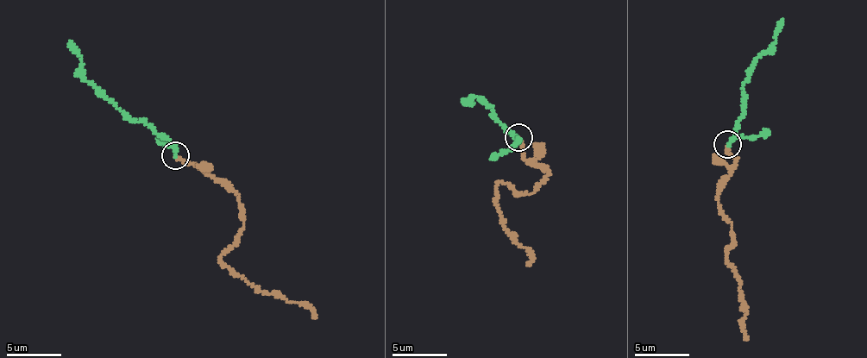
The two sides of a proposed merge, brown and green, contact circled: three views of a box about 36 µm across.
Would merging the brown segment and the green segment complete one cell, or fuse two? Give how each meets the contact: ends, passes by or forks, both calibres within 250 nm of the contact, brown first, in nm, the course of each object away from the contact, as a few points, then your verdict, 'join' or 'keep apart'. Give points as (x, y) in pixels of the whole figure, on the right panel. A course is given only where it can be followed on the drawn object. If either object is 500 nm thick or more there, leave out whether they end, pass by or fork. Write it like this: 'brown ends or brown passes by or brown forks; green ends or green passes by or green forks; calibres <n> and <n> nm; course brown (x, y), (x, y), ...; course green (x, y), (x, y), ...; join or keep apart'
brown ends; green passes by; calibres 190 and 140 nm; course brown (727, 146), (736, 164), (718, 197), (731, 233), (725, 255), (744, 305), (746, 340); course green (727, 143), (737, 131), (744, 110), (743, 88), (756, 60), (775, 40), (782, 19); join

